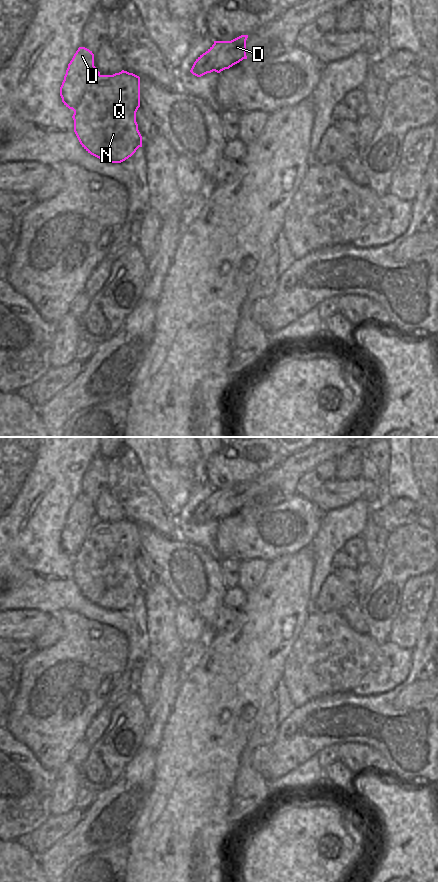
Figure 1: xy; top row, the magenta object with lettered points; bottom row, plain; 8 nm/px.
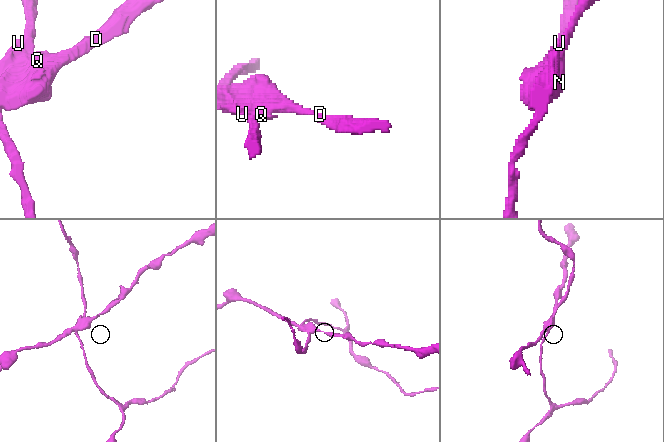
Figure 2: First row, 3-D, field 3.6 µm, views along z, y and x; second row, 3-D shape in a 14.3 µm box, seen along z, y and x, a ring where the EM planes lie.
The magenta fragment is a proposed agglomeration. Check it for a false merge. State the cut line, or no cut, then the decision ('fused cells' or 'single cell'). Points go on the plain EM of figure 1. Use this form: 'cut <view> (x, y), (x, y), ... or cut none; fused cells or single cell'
cut xy (99, 522), (88, 531), (80, 549), (72, 557); fused cells

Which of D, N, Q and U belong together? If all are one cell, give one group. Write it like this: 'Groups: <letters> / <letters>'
Groups: D N Q / U

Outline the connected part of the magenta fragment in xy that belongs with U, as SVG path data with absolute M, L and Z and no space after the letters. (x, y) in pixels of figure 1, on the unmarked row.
M79 495L68 512L60 535L60 544L64 553L73 558L80 550L88 531L99 523L100 520L94 514L92 499Z

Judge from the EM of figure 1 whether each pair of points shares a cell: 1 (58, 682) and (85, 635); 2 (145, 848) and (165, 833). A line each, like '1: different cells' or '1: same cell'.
1: same cell
2: same cell

